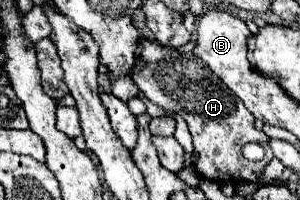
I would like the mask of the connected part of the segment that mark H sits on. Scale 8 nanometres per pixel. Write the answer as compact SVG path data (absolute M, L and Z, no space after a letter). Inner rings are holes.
M140 37L138 49L134 51L132 79L146 99L166 111L176 111L186 119L194 149L200 153L200 159L196 163L200 177L218 183L238 183L242 179L242 169L250 169L254 171L254 177L248 181L254 181L260 175L260 167L272 161L274 155L268 147L266 133L254 129L254 115L214 75L214 71L208 69L208 65L200 57L192 53L180 53L176 49ZM252 141L260 143L266 149L266 157L260 163L250 163L240 153L242 145Z

